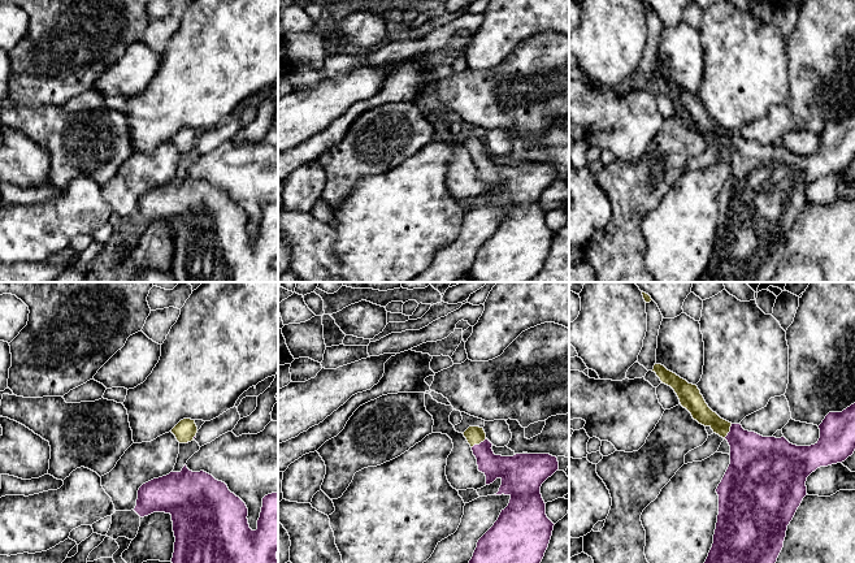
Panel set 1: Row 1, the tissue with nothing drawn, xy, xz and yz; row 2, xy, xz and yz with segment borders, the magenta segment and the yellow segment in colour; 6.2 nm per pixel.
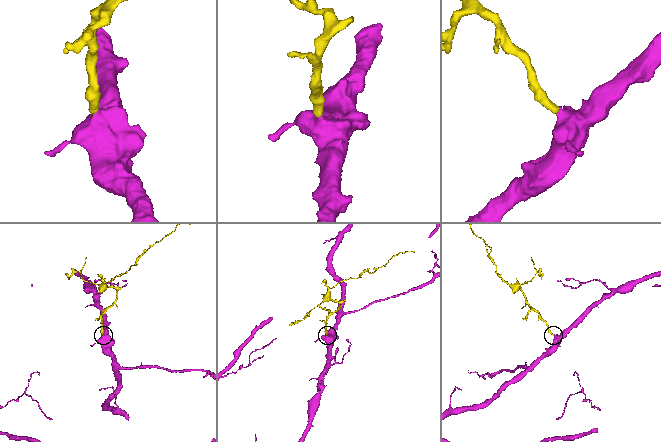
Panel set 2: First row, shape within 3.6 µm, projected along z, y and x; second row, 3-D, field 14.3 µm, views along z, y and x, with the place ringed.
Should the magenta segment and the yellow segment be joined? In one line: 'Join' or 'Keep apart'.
Join

